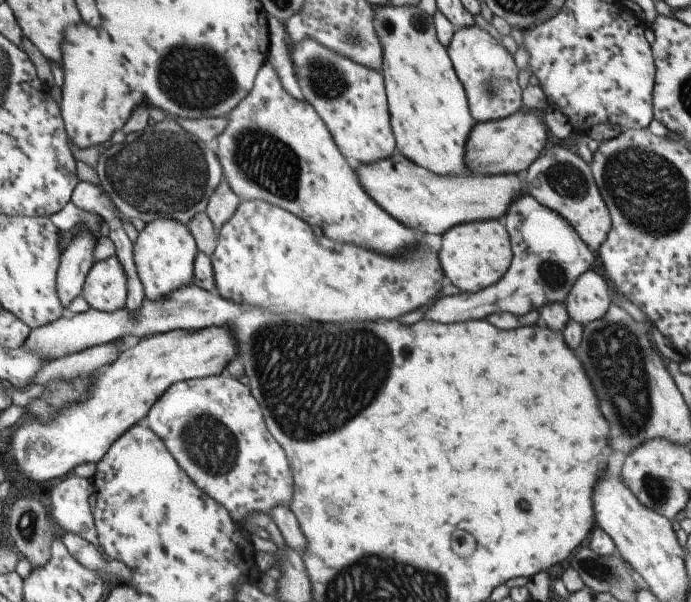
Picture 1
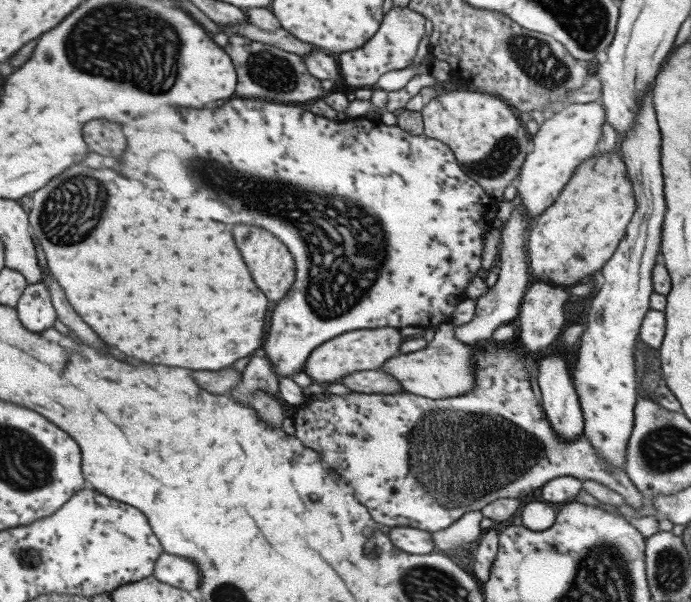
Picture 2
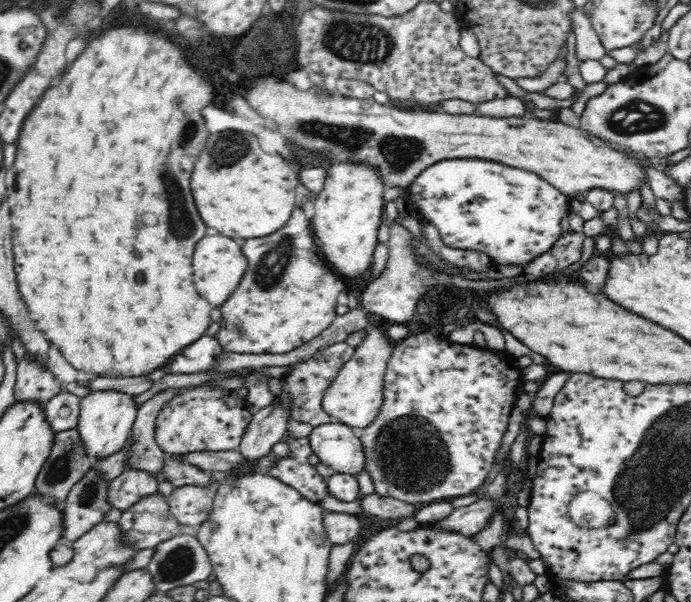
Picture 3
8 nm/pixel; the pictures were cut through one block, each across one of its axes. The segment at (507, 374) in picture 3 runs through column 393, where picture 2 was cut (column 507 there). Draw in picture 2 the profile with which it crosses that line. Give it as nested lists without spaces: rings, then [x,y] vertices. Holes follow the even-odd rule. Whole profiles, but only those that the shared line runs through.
[[[488,341],[471,345],[475,357],[473,374],[475,387],[465,395],[430,400],[407,392],[398,394],[331,395],[321,401],[305,401],[295,406],[291,415],[294,438],[307,449],[319,454],[338,476],[347,482],[355,500],[363,504],[373,522],[389,527],[418,528],[437,532],[451,526],[465,512],[475,512],[498,498],[521,498],[545,482],[571,476],[593,480],[623,496],[631,510],[644,506],[643,495],[624,471],[605,464],[595,450],[580,436],[572,442],[557,439],[533,398],[527,370],[513,350]]]

